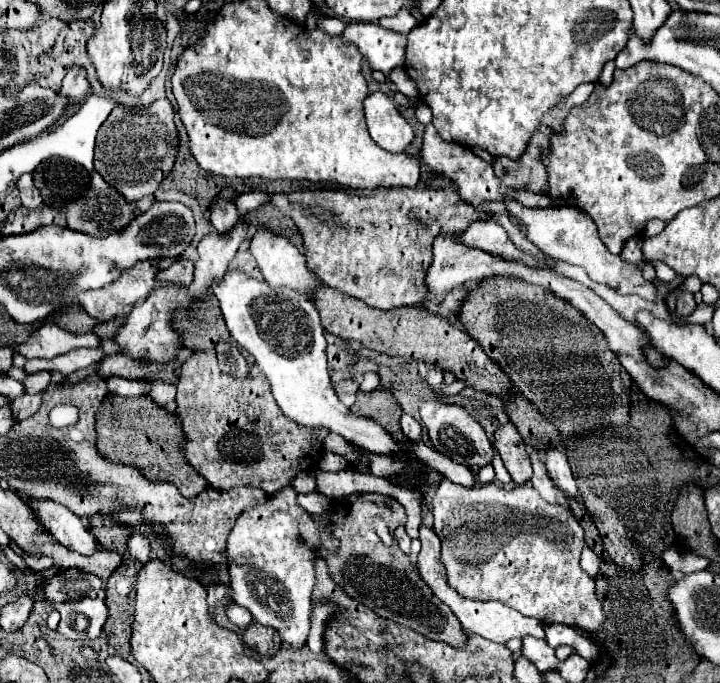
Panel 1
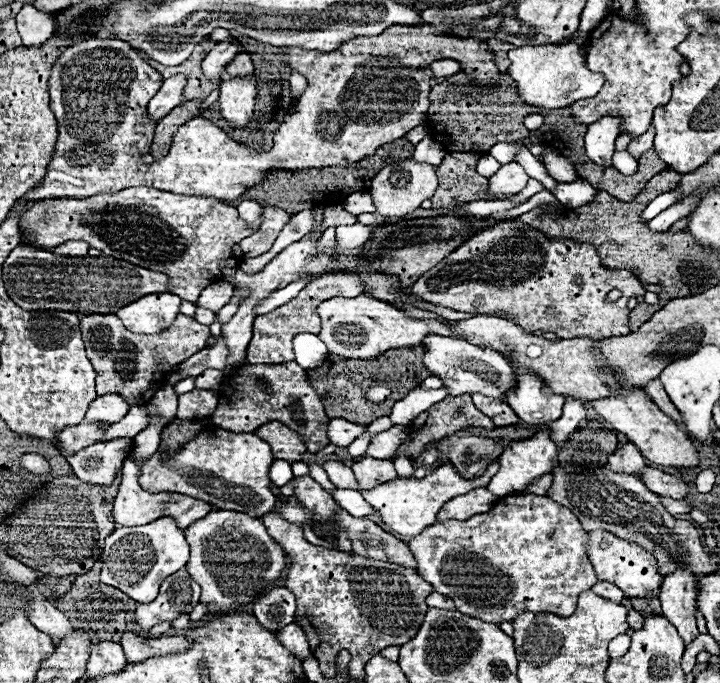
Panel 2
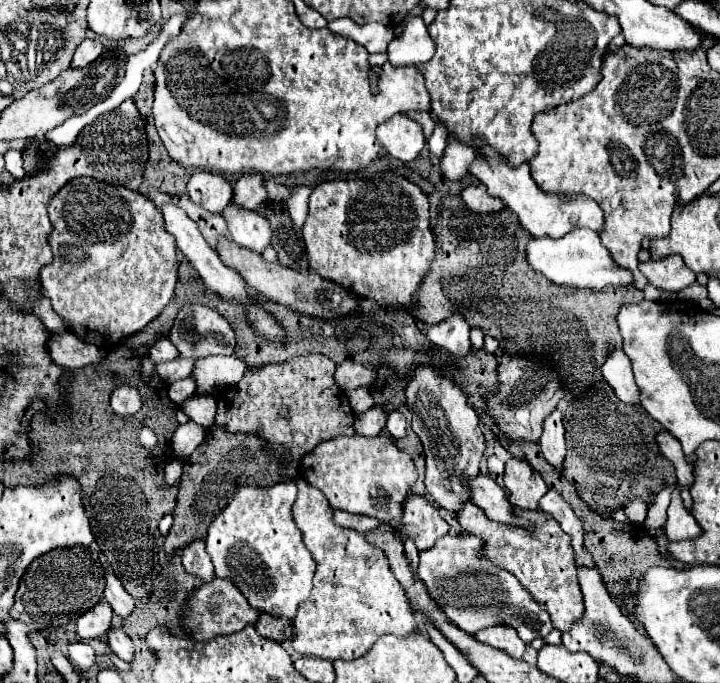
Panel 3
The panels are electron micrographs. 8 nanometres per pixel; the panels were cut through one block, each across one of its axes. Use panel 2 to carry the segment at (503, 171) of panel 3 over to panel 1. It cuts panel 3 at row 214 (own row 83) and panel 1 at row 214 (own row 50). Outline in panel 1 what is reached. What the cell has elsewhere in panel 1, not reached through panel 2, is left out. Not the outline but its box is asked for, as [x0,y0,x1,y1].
[504,196,656,300]

